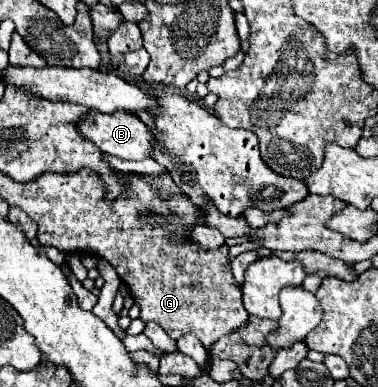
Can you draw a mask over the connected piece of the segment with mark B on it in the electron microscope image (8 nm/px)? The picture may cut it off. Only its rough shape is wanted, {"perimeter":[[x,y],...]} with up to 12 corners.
{"perimeter":[[97,110],[77,130],[103,154],[143,160],[151,132],[133,114]]}

